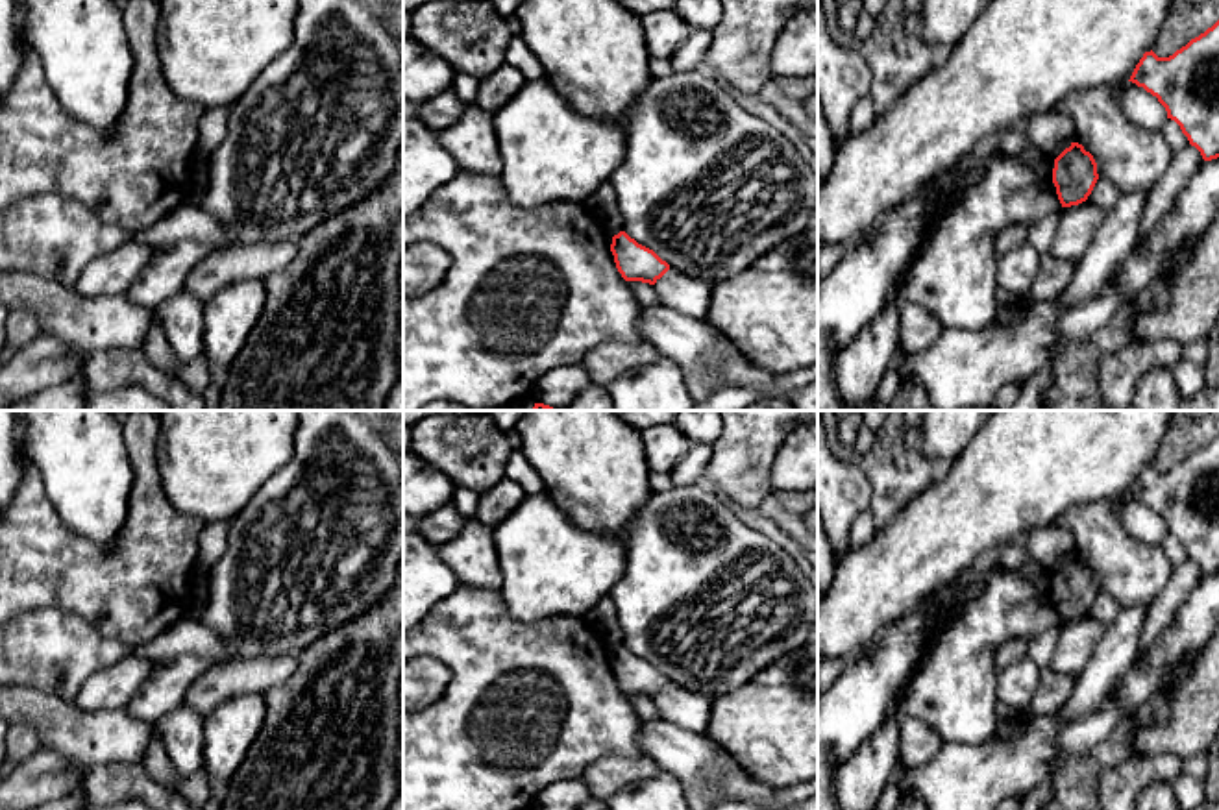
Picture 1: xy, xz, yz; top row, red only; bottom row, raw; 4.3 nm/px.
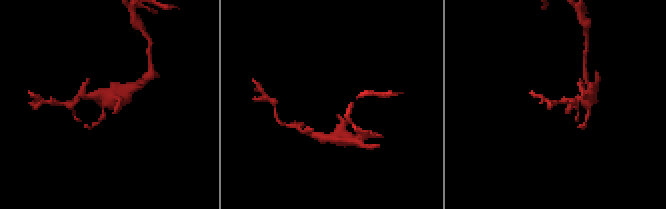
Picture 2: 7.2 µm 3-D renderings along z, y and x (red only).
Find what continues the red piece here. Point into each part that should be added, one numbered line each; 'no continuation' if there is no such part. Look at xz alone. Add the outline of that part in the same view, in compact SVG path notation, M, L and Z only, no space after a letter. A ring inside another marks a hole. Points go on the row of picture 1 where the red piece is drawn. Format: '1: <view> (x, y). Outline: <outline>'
no continuation

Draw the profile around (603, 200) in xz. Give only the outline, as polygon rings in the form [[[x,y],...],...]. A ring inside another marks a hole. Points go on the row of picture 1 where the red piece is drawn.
[[[607,179],[586,200],[585,205],[592,209],[603,222],[610,237],[623,231],[623,216],[618,205],[618,192]]]

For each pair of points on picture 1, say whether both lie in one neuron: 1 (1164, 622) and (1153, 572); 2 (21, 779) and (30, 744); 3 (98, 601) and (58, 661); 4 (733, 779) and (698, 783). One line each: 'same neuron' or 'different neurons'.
1: different neurons
2: different neurons
3: different neurons
4: same neuron

